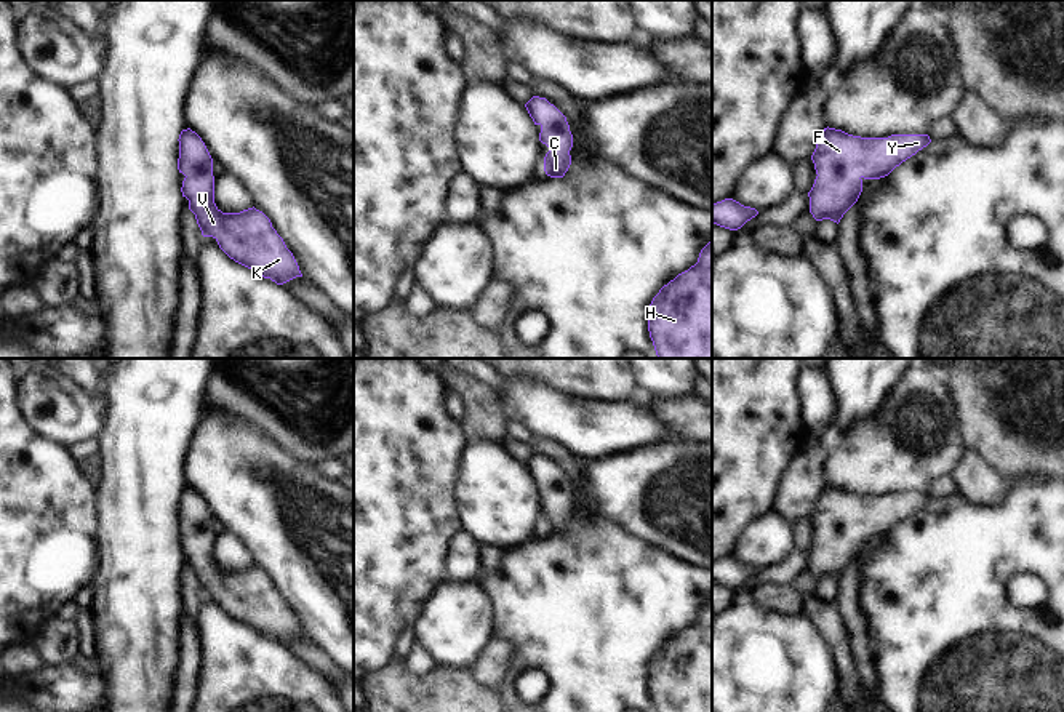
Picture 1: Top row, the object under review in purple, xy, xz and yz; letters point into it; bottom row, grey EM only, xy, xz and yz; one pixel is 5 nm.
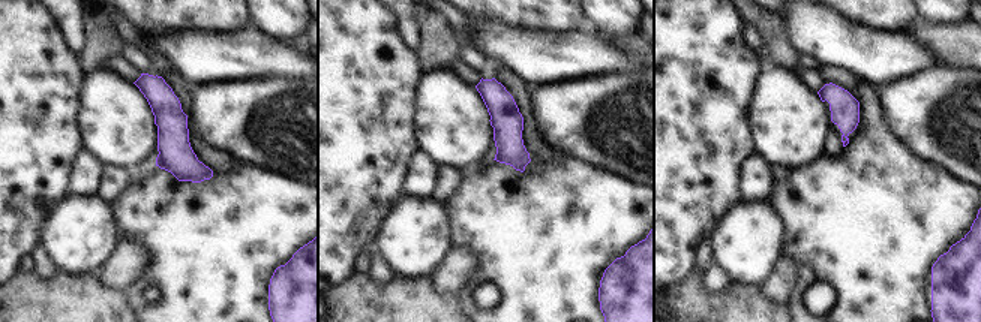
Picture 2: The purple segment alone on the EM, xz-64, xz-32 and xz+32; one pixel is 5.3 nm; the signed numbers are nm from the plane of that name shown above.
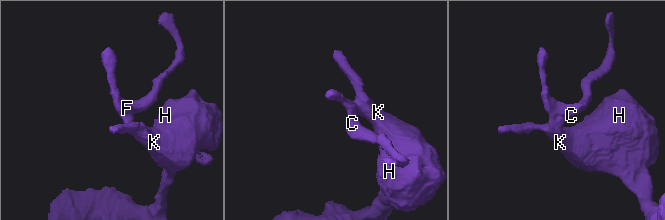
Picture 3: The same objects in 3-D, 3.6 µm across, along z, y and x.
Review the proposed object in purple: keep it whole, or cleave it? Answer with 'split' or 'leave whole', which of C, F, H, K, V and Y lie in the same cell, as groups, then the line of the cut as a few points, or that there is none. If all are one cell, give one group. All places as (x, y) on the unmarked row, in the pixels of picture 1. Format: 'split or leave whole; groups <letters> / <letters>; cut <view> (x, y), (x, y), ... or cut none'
leave whole; groups C F H K V Y; cut none

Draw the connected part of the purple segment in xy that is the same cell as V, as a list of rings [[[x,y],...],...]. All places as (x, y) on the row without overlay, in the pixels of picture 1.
[[[190,486],[179,493],[178,528],[186,536],[182,539],[182,555],[189,558],[189,568],[195,573],[203,595],[213,595],[219,606],[235,621],[283,643],[296,635],[302,635],[293,611],[283,597],[272,586],[270,578],[259,568],[248,566],[240,571],[222,571],[214,562],[213,517],[202,496]]]

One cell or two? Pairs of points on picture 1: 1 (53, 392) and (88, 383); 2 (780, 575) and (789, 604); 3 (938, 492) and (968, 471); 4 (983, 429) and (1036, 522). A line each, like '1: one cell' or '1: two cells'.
1: two cells
2: two cells
3: two cells
4: two cells

